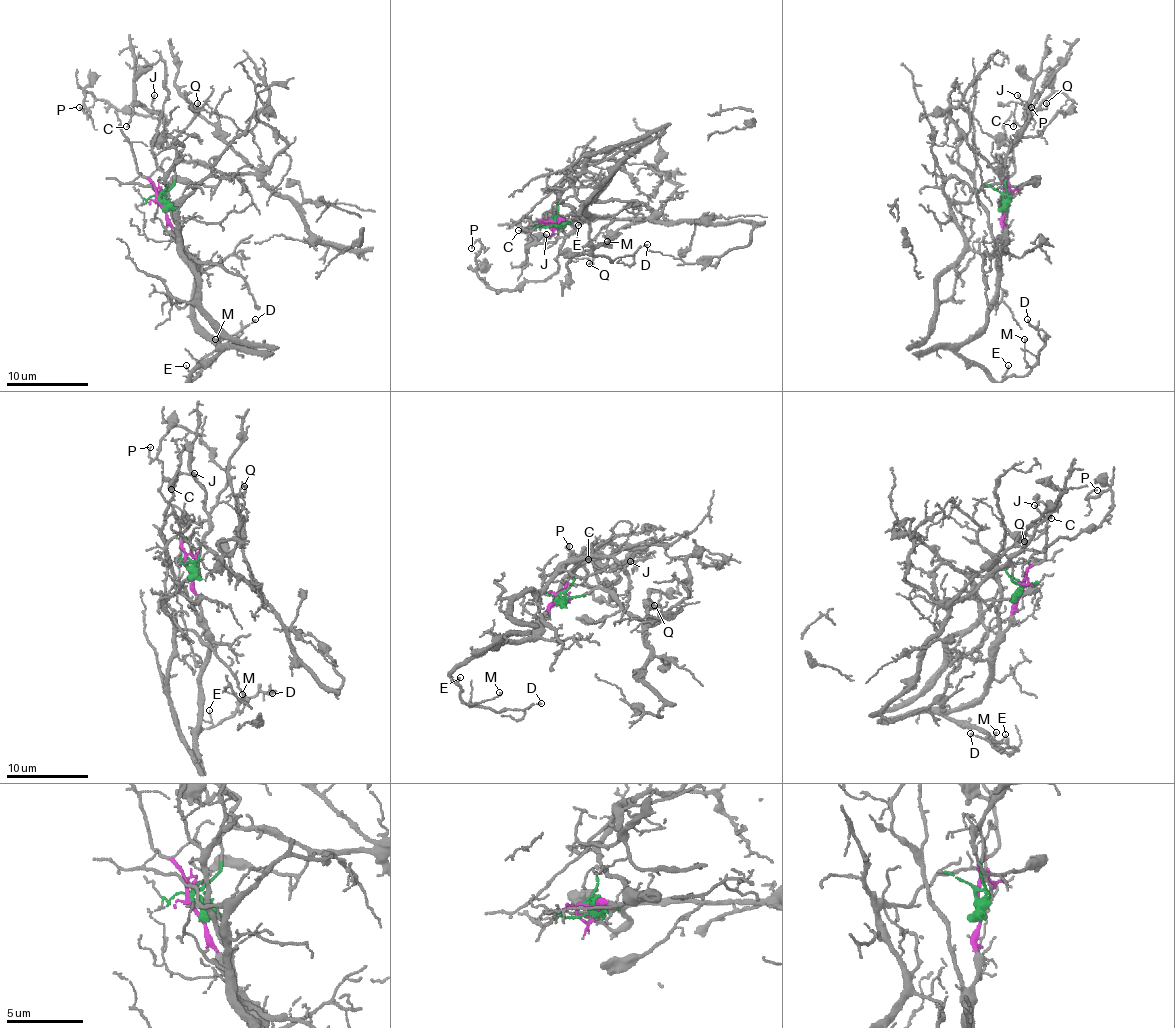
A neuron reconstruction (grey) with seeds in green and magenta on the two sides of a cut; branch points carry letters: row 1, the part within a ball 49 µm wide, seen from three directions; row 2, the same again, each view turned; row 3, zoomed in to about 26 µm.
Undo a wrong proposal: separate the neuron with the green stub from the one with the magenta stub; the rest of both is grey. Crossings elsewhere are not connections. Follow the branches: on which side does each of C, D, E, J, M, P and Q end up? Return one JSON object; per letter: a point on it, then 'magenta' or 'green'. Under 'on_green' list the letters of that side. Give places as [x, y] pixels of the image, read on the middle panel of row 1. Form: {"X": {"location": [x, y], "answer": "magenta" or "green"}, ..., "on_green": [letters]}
{"C": {"location": [518, 230], "answer": "green"}, "D": {"location": [647, 244], "answer": "magenta"}, "E": {"location": [578, 225], "answer": "magenta"}, "J": {"location": [546, 234], "answer": "green"}, "M": {"location": [607, 241], "answer": "magenta"}, "P": {"location": [471, 248], "answer": "green"}, "Q": {"location": [589, 263], "answer": "green"}, "on_green": ["C", "J", "P", "Q"]}

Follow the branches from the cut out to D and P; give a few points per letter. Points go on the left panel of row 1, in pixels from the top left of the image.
D: (160, 202), (194, 274), (194, 323), (217, 352), (188, 382), (196, 376), (201, 362), (223, 339), (256, 319)
P: (160, 202), (174, 182), (182, 147), (164, 131), (166, 119), (123, 112), (86, 92), (88, 115), (80, 106)

